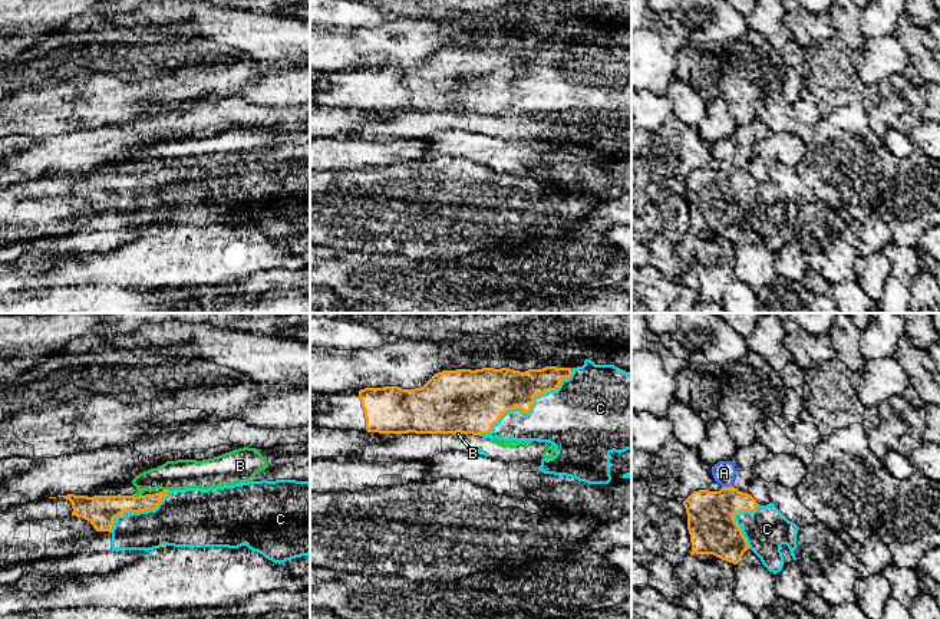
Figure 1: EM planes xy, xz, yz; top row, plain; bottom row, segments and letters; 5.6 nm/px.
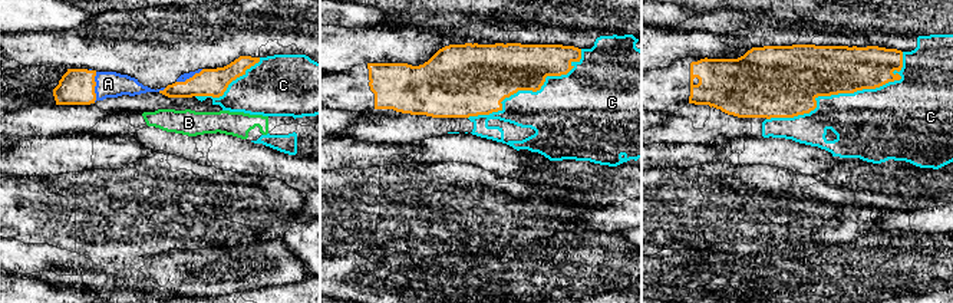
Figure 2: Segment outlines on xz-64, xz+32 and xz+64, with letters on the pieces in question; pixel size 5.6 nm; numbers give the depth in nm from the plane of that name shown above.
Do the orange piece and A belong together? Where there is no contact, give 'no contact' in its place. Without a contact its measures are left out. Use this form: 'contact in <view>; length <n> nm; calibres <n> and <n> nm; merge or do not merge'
contact in yz; length 70 nm; calibres 260 and 130 nm; merge

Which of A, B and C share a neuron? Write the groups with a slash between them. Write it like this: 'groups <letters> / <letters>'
groups A C / B

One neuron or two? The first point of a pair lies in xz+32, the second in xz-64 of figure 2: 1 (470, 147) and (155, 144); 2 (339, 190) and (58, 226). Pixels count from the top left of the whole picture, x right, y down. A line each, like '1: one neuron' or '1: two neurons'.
1: one neuron
2: one neuron

